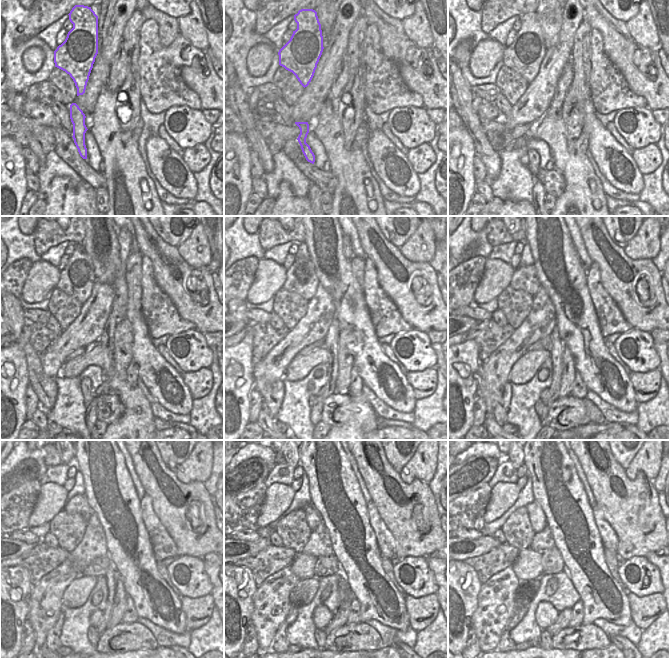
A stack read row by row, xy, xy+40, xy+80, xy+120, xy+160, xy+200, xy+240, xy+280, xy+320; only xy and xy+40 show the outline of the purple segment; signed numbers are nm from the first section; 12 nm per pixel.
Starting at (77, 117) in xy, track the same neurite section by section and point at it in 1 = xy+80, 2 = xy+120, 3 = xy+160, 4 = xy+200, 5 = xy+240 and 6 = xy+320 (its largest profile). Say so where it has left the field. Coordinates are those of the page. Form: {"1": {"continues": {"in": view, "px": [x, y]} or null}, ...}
{"1": {"continues": {"in": "xy+80", "px": [533, 166]}}, "2": {"continues": {"in": "xy+120", "px": [86, 382]}}, "3": {"continues": {"in": "xy+160", "px": [312, 398]}}, "4": {"continues": {"in": "xy+200", "px": [539, 405]}}, "5": {"continues": {"in": "xy+240", "px": [93, 634]}}, "6": {"continues": {"in": "xy+320", "px": [545, 643]}}}

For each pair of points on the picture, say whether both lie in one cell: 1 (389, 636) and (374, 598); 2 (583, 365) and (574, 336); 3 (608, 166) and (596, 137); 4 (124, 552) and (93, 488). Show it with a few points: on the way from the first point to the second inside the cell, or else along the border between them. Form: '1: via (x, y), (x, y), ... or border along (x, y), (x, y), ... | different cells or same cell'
1: border along (364, 622), (375, 619), (400, 630), (409, 626) | different cells
2: via (583, 358), (583, 345), (581, 343) | same cell
3: via (605, 159), (602, 144) | same cell
4: via (121, 536), (121, 517), (109, 504) | same cell

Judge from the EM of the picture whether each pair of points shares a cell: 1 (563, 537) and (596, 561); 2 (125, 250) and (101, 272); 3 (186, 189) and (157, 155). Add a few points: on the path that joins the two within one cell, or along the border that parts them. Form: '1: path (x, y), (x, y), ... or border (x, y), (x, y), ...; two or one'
1: path (572, 542), (587, 559); one
2: border (117, 233), (120, 262), (117, 273), (121, 275); two
3: path (175, 188), (164, 179), (161, 166); one

